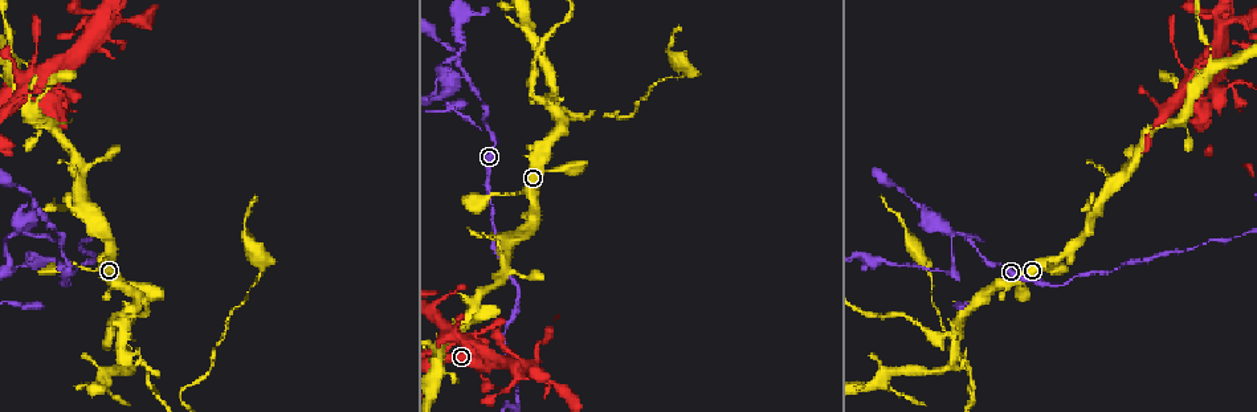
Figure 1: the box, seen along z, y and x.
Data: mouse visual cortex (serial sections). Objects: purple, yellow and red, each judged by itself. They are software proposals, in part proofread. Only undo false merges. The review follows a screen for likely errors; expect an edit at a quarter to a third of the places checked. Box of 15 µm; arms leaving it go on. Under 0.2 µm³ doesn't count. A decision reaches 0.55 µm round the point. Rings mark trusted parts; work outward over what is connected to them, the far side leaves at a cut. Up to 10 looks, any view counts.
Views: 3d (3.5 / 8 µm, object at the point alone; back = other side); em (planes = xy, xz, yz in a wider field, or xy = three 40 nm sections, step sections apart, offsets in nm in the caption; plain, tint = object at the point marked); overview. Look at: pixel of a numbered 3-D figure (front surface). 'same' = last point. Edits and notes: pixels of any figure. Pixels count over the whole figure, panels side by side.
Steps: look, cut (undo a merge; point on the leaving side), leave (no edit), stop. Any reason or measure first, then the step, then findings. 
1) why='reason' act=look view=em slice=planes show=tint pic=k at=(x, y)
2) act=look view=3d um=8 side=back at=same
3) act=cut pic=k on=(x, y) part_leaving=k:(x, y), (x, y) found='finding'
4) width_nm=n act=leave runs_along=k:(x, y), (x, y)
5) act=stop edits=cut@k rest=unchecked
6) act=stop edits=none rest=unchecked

why='a fork' act=look view=em slice=xy step=2 show=tint pic=1 at=(468, 78)

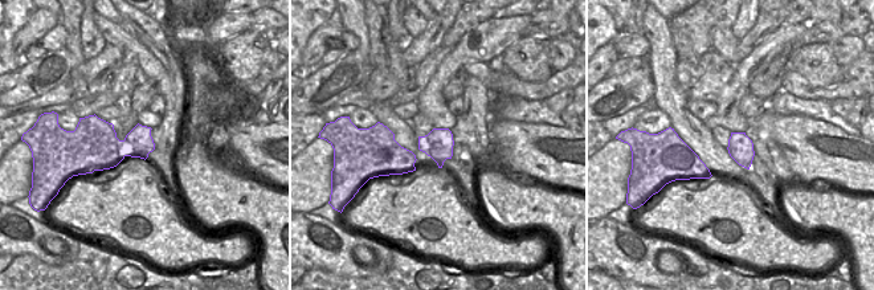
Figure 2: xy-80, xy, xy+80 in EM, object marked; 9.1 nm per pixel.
why='wider look' act=look view=3d um=3.5 side=back at=same

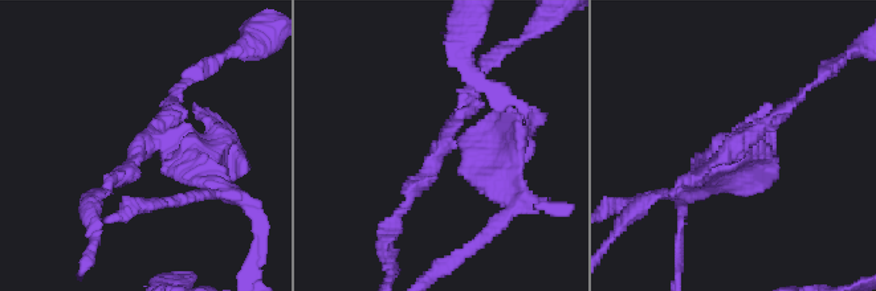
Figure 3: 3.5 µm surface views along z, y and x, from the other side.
width_nm=260 act=cut pic=3 on=(199, 146) part_leaving=3:(161, 144), (194, 152), (243, 201) found='two cells meet here'

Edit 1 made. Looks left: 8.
why='three-way junction' act=look view=3d um=8 pic=1 at=(547, 105)

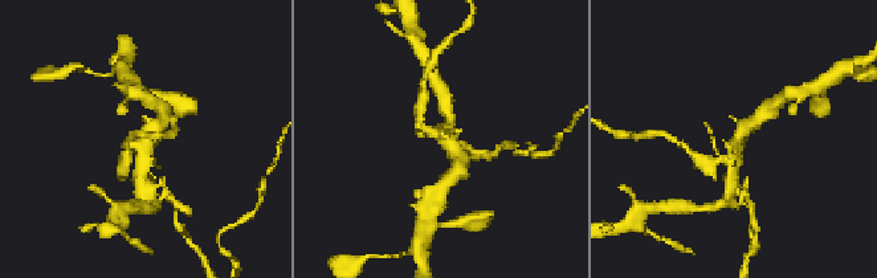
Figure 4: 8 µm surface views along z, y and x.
arms=3 arm_widths_nm=200,300,350 act=look view=em slice=xy step=2 show=tint pic=4 at=(734, 145)

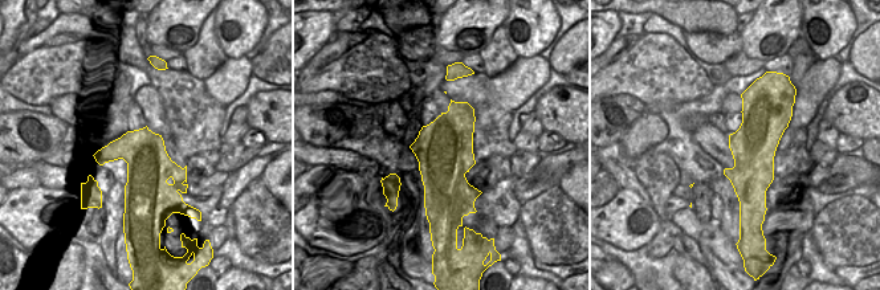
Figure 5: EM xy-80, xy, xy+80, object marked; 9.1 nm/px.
act=cut pic=4 on=(420, 110) part_leaving=4:(731, 150), (730, 162), (716, 163), (690, 152) found='two cells meet here'

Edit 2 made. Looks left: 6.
act=look view=overview

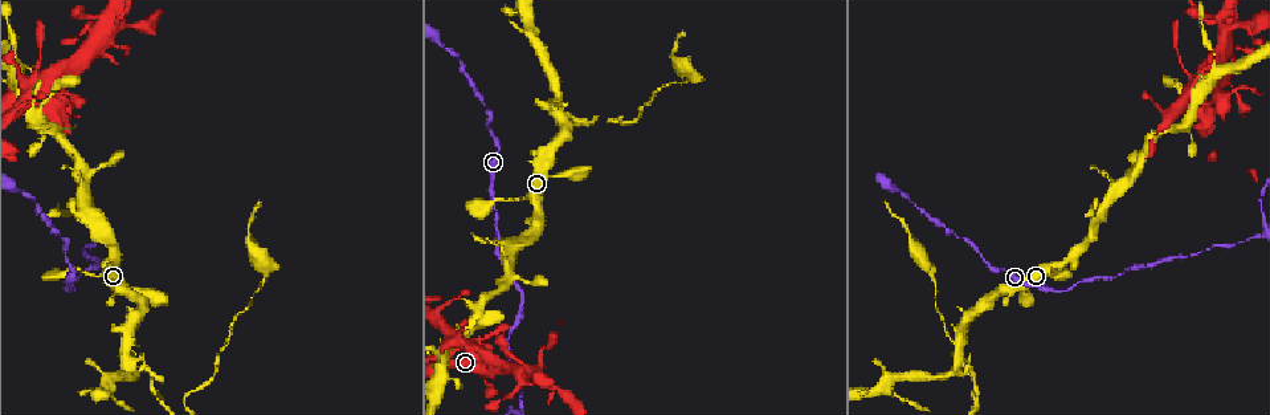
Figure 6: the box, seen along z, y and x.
why='abrupt turn' act=look view=3d um=3.5 pic=6 at=(1204, 108)

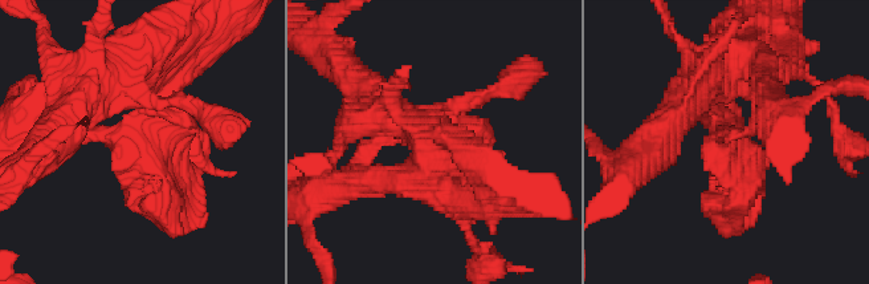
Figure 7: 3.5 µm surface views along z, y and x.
act=look view=em slice=planes show=tint pic=7 at=(152, 147)

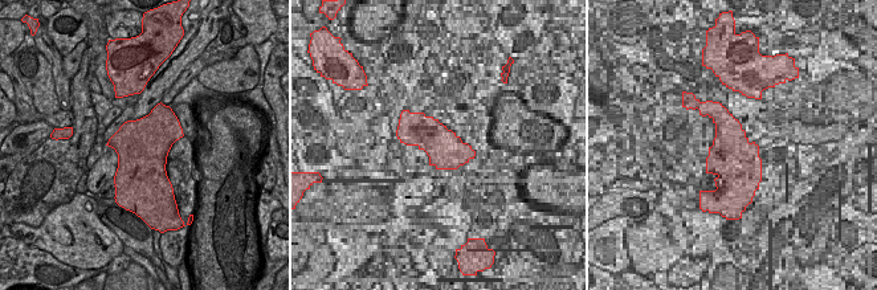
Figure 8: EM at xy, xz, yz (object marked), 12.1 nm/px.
why='cut it another way' act=look view=em slice=xy step=3 show=tint at=same

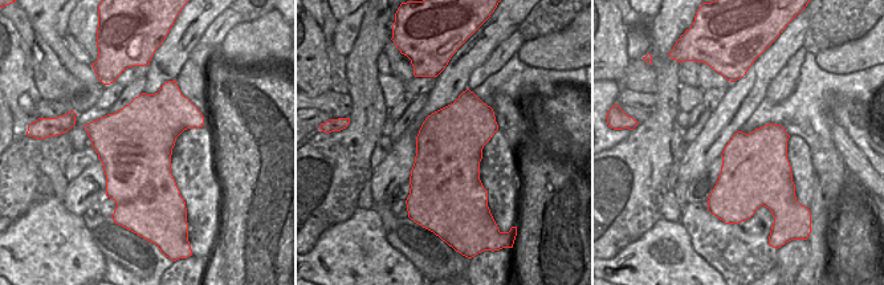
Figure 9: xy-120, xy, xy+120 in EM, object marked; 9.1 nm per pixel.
act=leave runs_along=7:(133, 89), (186, 215) found='continuous, no second cell'

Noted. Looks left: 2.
why='thin arm on a thick one' act=look view=em slice=planes show=tint pic=6 at=(1230, 35)

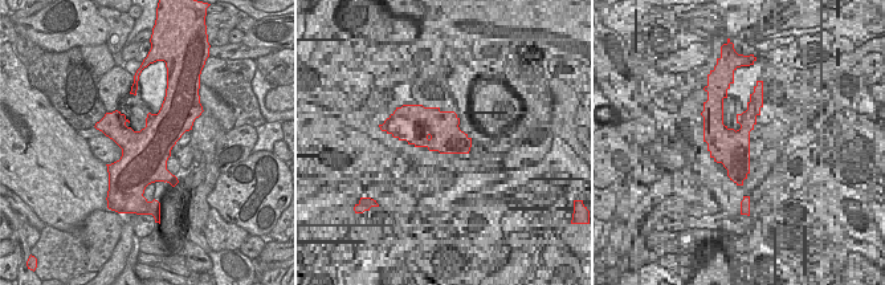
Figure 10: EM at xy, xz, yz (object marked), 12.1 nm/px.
act=look view=3d um=3.5 at=same

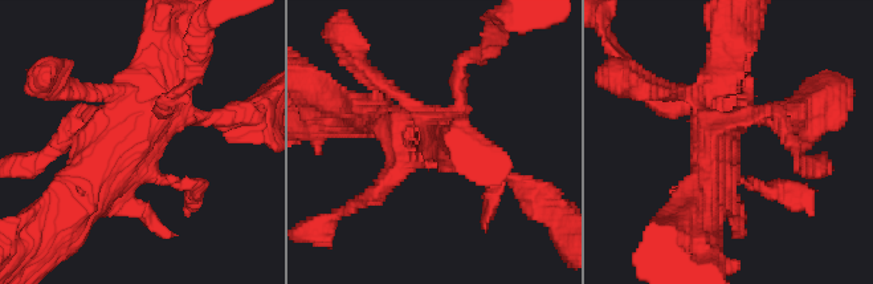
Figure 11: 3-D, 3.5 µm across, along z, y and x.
act=leave runs_along=11:(88, 189), (164, 116), (164, 51) found='one cell here'

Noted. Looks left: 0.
act=stop edits=cut@3,cut@4 rest=unchecked

